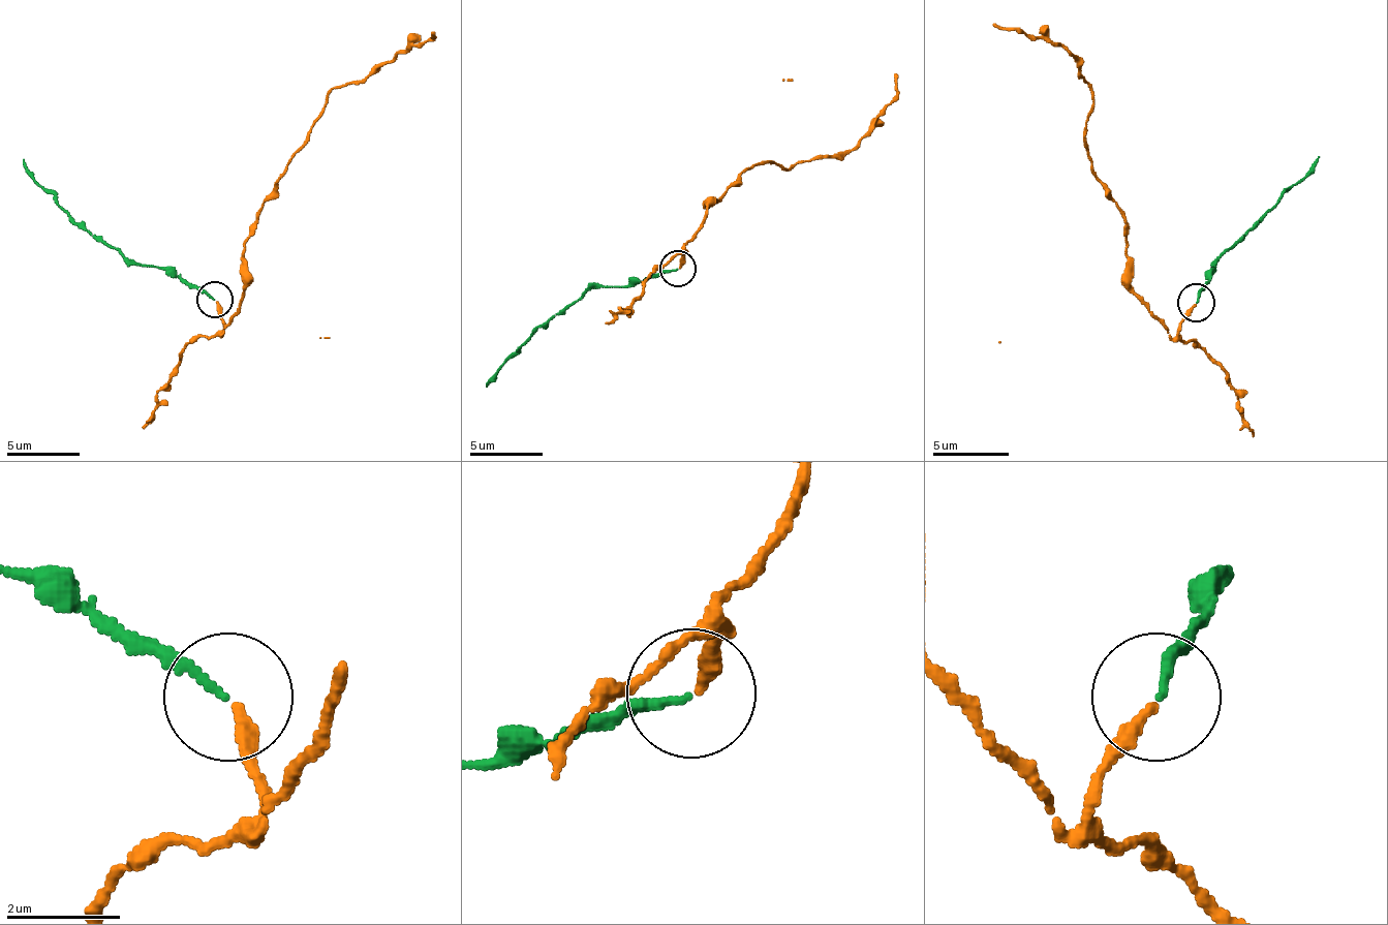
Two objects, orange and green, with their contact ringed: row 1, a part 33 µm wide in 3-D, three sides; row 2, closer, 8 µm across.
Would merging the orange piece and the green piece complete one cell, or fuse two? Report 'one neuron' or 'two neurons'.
one neuron

